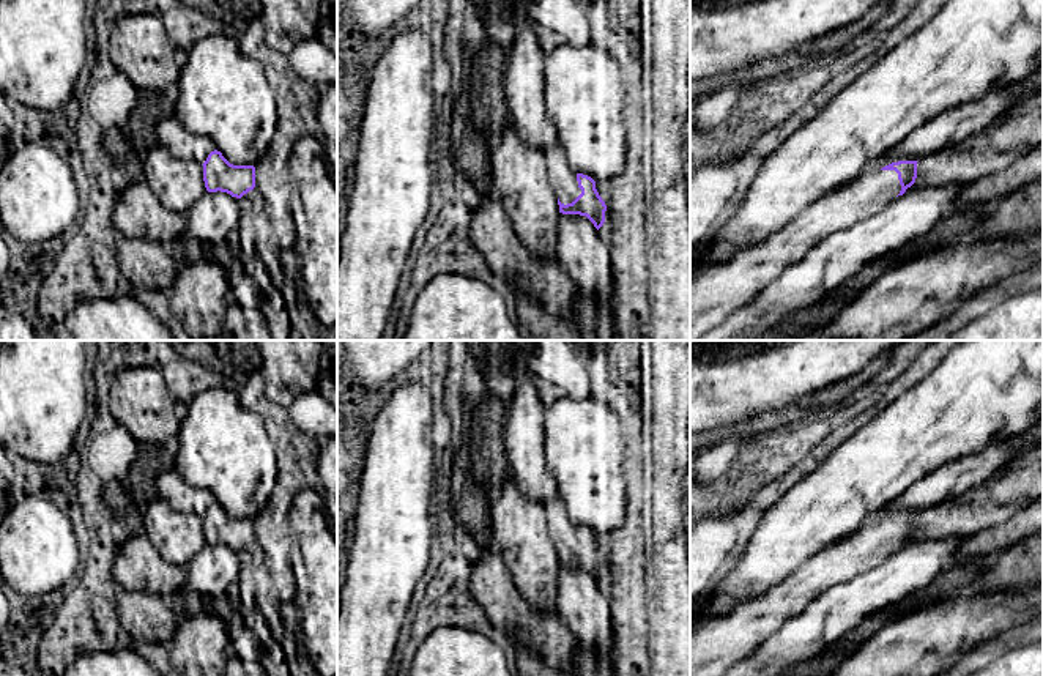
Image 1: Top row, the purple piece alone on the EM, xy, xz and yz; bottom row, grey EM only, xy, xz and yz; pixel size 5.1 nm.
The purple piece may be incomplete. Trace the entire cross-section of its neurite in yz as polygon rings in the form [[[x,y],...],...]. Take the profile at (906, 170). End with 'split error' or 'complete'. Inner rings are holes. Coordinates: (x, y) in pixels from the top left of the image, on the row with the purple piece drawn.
[[[898,161],[868,172],[848,188],[811,203],[764,241],[690,274],[690,340],[752,303],[822,240],[876,214],[892,199],[903,195],[915,183],[917,162]]]; split error

